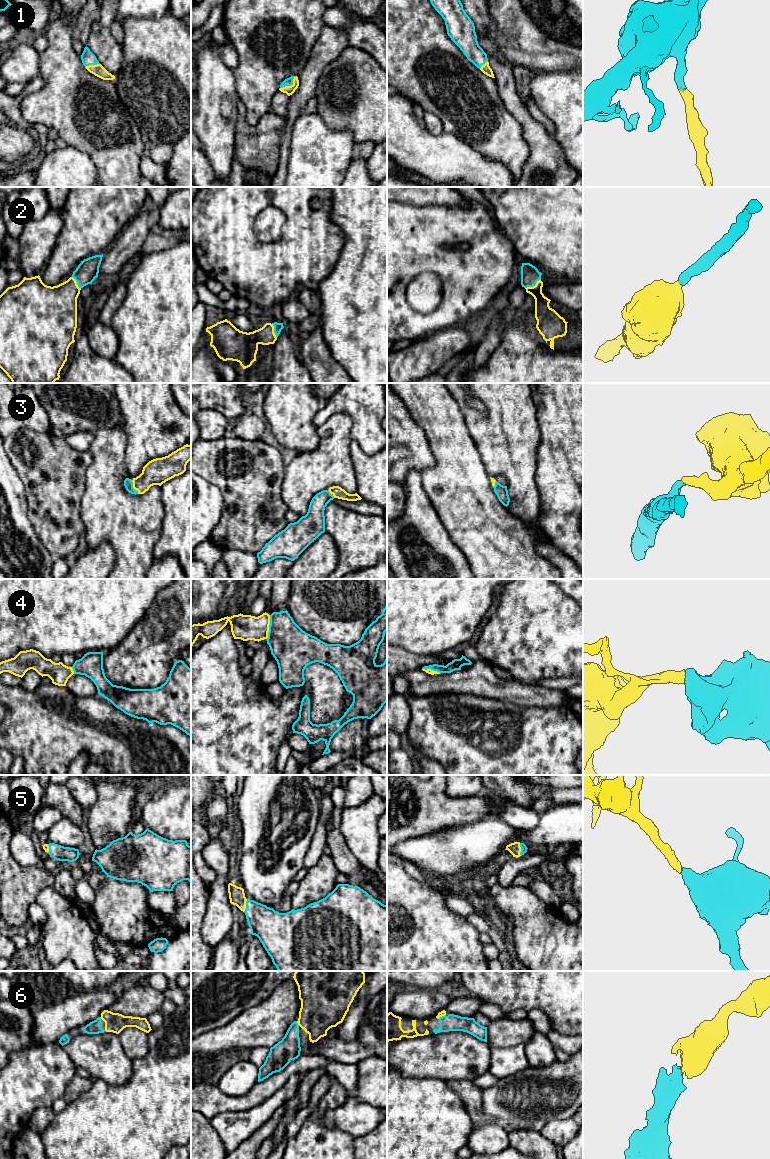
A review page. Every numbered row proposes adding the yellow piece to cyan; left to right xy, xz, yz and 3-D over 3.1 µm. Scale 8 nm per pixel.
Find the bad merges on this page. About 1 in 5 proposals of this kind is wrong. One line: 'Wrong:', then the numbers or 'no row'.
Wrong: no row

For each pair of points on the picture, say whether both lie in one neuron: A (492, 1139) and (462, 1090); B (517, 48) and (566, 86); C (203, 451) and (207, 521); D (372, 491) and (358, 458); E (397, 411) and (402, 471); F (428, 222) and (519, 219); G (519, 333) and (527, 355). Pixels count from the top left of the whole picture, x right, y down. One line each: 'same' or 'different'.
A: different
B: different
C: different
D: same
E: same
F: different
G: same

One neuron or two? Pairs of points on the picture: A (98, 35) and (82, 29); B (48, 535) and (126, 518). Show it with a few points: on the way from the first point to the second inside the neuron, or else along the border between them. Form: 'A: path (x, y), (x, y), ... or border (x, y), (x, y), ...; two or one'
A: border (97, 20), (91, 26), (86, 45); two
B: border (80, 504), (80, 518), (85, 532); two

